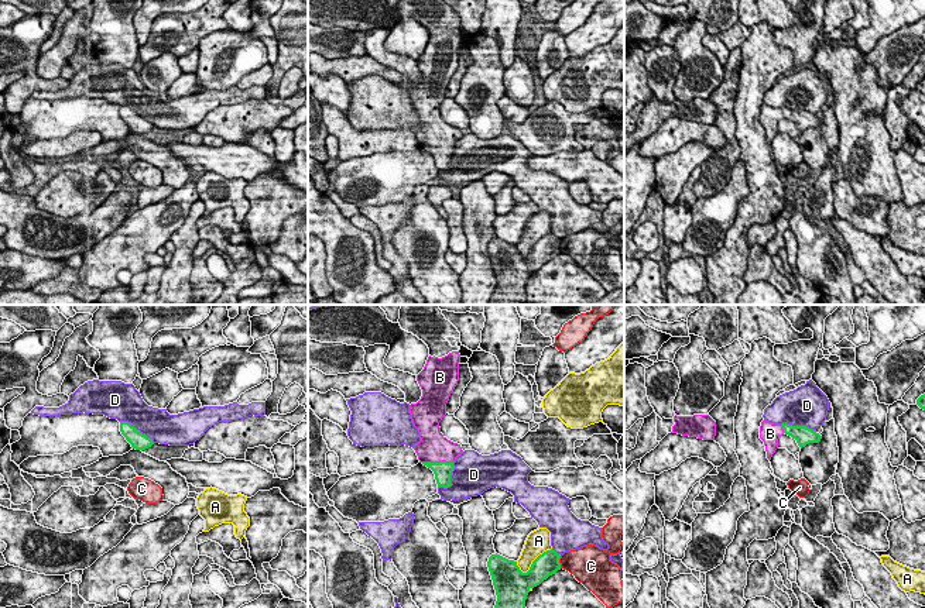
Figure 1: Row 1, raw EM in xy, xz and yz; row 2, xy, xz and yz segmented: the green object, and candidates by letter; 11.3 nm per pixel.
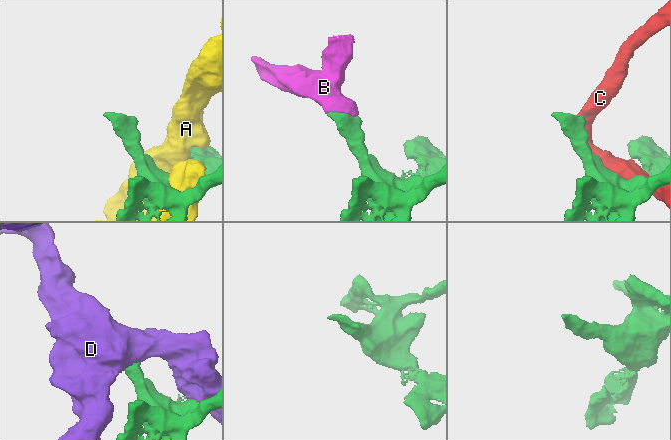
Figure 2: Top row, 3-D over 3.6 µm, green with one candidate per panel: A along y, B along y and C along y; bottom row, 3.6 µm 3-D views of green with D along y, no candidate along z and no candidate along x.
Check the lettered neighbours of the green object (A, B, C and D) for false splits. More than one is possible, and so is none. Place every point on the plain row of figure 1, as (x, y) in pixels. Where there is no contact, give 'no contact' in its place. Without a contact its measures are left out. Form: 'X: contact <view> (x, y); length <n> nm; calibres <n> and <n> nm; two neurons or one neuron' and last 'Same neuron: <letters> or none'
A: contact xz (533, 247); length 460 nm; calibres 280 and 260 nm; two neurons
B: contact xz (437, 147); length 360 nm; calibres 200 and 340 nm; one neuron
C: contact xz (558, 246); length 160 nm; calibres 280 and 320 nm; two neurons
D: contact xy (136, 113); length 460 nm; calibres 190 and 360 nm; two neurons
Same neuron: B

